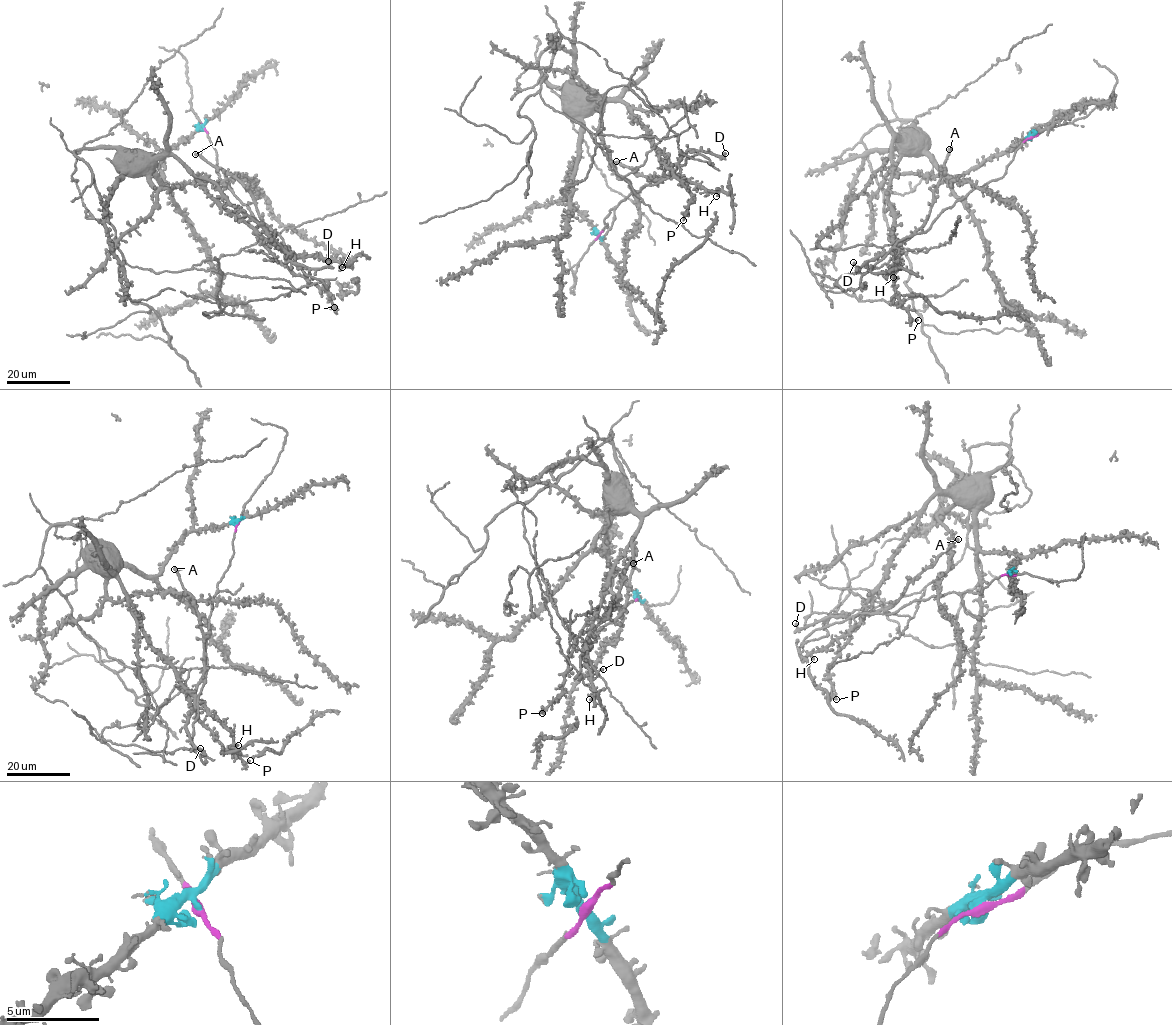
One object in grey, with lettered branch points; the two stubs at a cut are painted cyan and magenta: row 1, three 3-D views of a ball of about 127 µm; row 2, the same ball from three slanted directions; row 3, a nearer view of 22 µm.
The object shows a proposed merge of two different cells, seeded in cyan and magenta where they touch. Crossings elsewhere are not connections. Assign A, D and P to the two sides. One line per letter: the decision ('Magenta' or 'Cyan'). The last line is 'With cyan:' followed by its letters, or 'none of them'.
A: Magenta
D: Magenta
P: Cyan
With cyan: P

